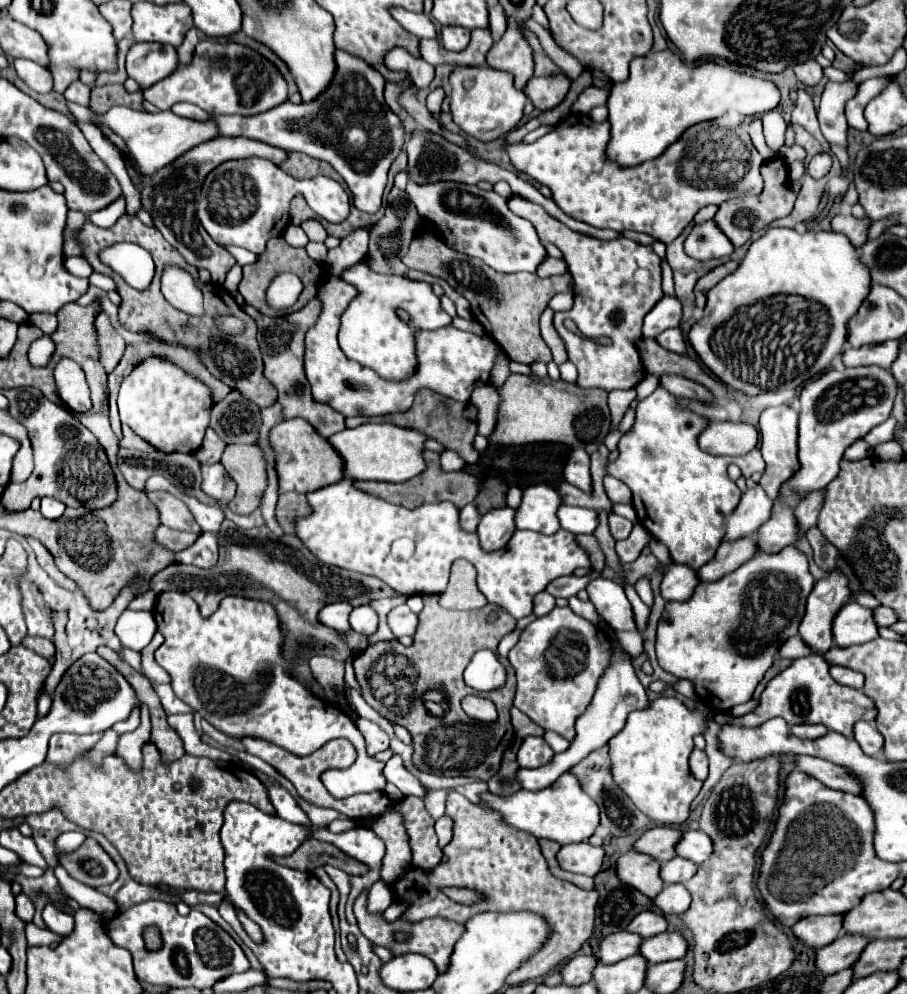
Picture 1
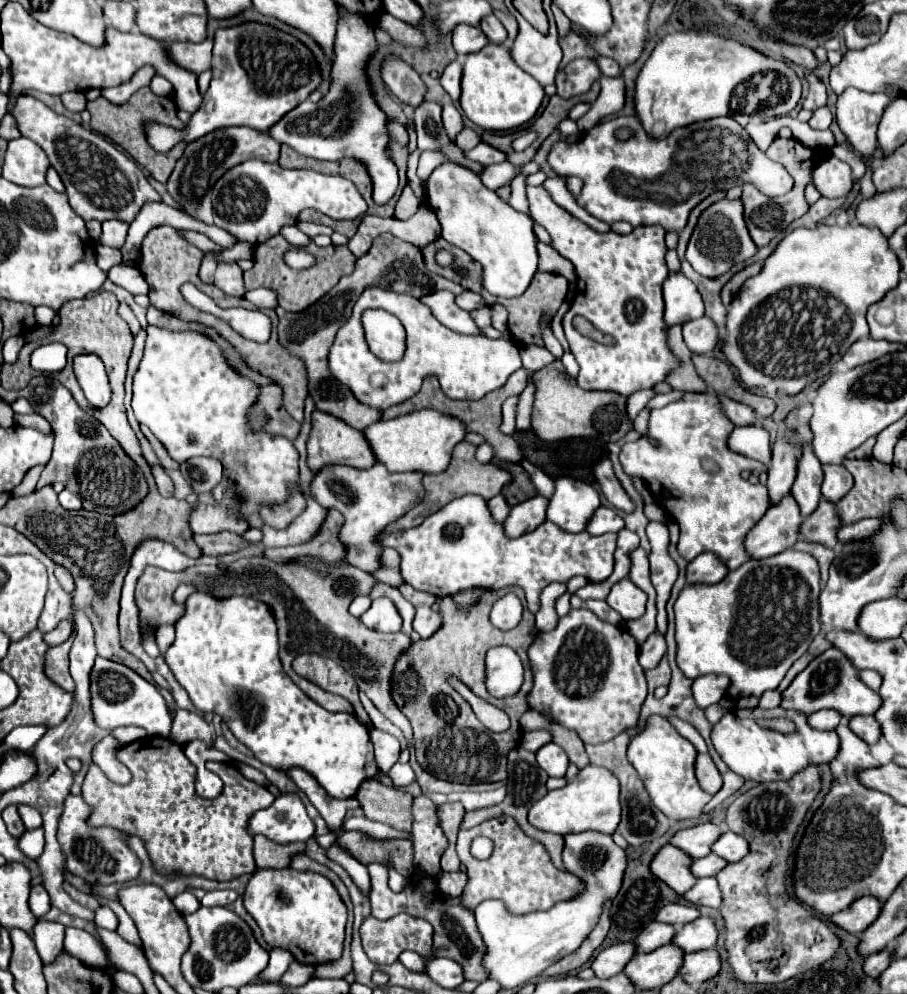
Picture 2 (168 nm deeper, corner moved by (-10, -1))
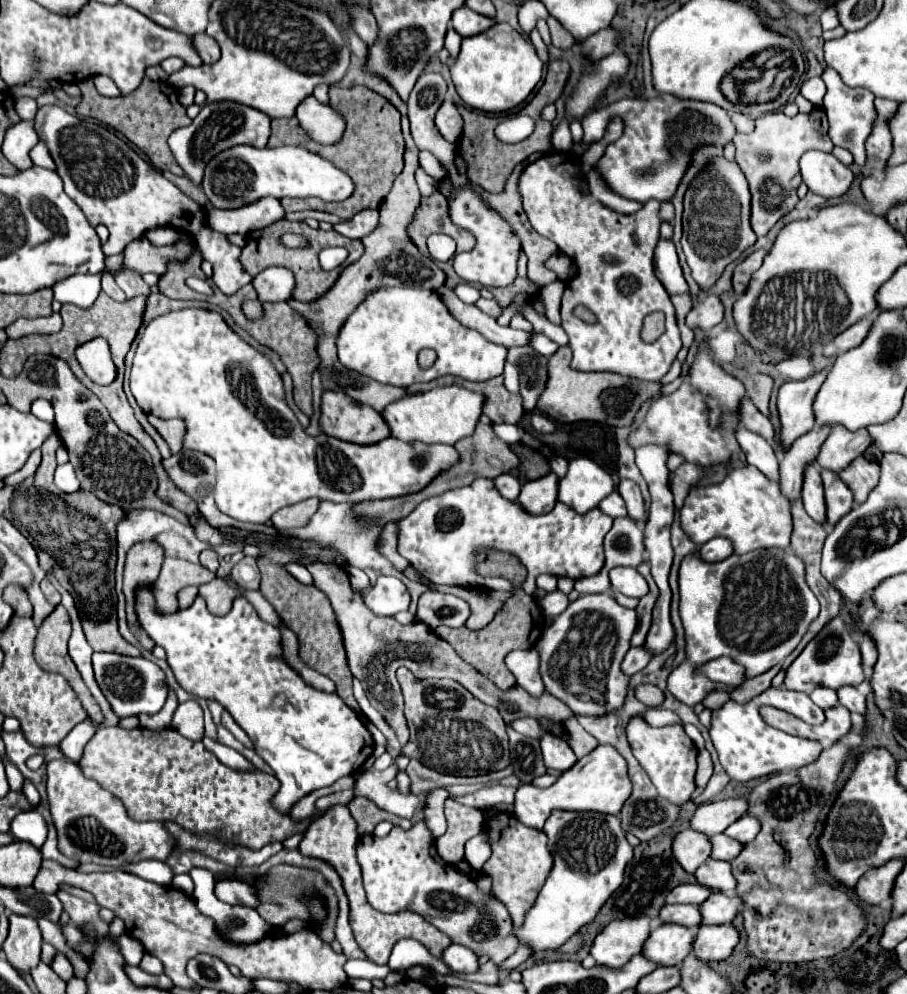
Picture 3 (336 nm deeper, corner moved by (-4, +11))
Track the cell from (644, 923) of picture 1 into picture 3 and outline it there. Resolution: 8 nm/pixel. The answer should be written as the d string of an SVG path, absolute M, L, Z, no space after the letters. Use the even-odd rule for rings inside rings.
M681 884L667 896L667 904L703 904L711 890L701 884Z

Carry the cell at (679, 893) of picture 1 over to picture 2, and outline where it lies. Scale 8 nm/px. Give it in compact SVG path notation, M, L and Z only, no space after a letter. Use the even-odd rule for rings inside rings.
M699 878L697 884L683 894L683 898L695 906L709 906L719 908L721 904L721 892L715 878Z

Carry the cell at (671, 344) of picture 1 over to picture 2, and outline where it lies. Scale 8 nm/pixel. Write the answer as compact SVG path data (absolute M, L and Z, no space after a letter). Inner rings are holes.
M703 316L683 324L683 340L691 352L707 354L719 344L719 332L717 326L707 316Z

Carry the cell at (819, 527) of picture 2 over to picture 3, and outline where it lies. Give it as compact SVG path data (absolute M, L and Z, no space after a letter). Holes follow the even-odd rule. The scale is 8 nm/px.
M837 472L821 474L825 478L825 500L827 500L827 524L835 526L853 506L853 492L849 486L839 478Z

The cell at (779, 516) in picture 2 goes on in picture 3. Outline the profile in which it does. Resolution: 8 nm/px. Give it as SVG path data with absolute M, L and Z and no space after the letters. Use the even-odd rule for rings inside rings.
M813 428L799 436L781 460L781 492L793 502L801 496L801 480L805 474L805 464L813 464L825 436L831 428Z

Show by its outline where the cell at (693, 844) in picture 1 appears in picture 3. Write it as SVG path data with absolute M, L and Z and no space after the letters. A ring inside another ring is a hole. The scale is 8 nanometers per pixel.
M745 814L745 816L739 818L737 822L733 822L733 824L725 830L725 834L731 836L731 838L735 838L735 840L739 840L739 842L743 842L743 844L747 844L747 842L751 842L751 840L757 836L759 830L761 830L761 822L759 822L757 818L753 818L753 816Z

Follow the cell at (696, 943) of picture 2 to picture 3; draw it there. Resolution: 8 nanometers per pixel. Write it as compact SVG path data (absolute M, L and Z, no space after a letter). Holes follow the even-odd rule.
M713 892L705 904L701 904L703 924L725 924L741 912L743 900L735 896L725 896L723 892Z

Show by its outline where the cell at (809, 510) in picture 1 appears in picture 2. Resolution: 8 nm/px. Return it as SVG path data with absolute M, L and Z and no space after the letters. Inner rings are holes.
M823 466L825 480L821 484L821 494L825 500L837 504L853 486L853 476L843 466Z

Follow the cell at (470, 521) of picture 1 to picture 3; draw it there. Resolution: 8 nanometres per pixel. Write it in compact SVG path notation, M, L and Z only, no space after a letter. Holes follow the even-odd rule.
M501 474L495 478L495 486L501 492L501 496L505 496L507 500L517 500L519 492L521 492L521 482L515 474Z

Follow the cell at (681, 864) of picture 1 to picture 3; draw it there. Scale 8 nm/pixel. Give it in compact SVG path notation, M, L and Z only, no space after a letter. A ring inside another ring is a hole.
M717 834L717 836L711 836L711 842L713 842L713 854L711 858L717 858L717 860L733 860L737 858L737 854L741 852L743 844L725 836L725 834Z

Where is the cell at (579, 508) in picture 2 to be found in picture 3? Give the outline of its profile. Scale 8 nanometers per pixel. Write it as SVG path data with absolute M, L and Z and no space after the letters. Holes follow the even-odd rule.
M575 458L569 472L559 480L559 502L577 512L589 512L615 490L613 476L591 458Z

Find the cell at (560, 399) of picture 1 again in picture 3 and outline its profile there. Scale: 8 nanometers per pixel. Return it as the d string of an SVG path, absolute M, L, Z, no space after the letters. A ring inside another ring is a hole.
M561 346L549 360L549 380L537 408L555 422L593 420L609 426L631 426L639 408L661 394L661 382L633 380L613 372L577 372L571 366L571 348Z

